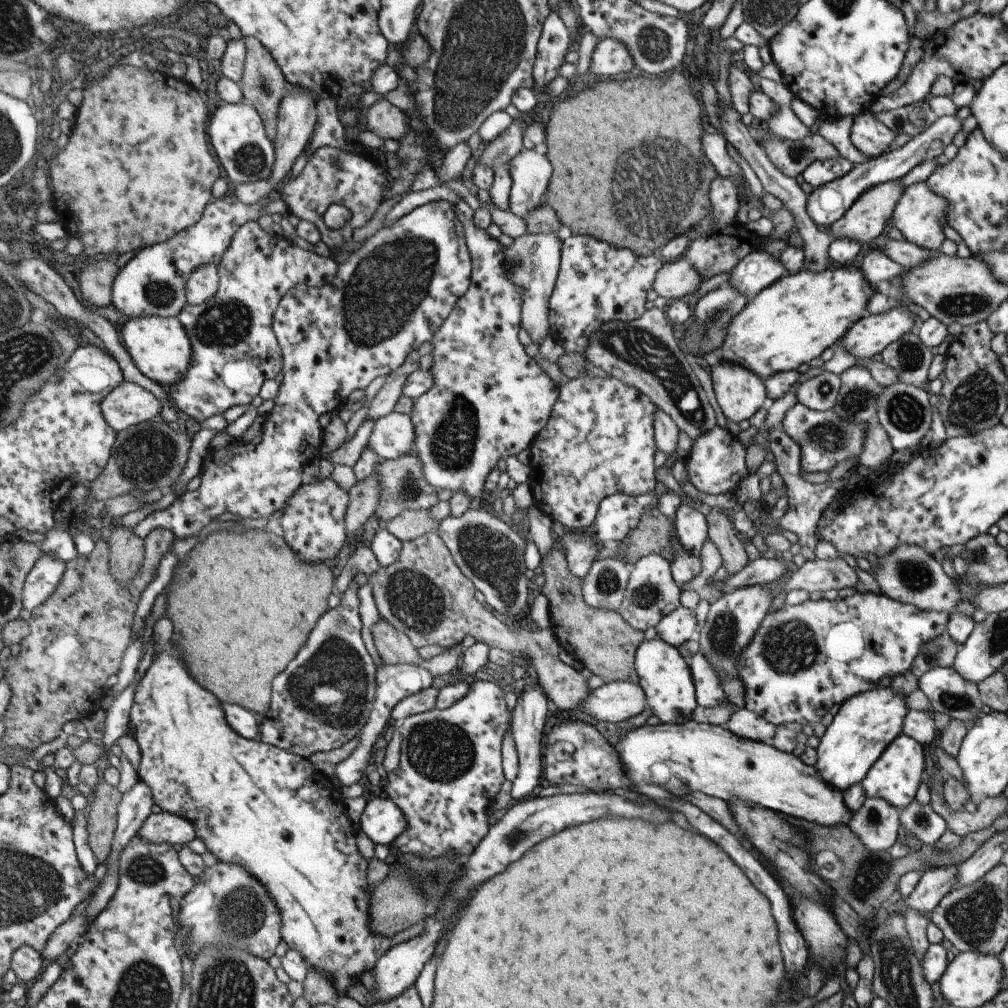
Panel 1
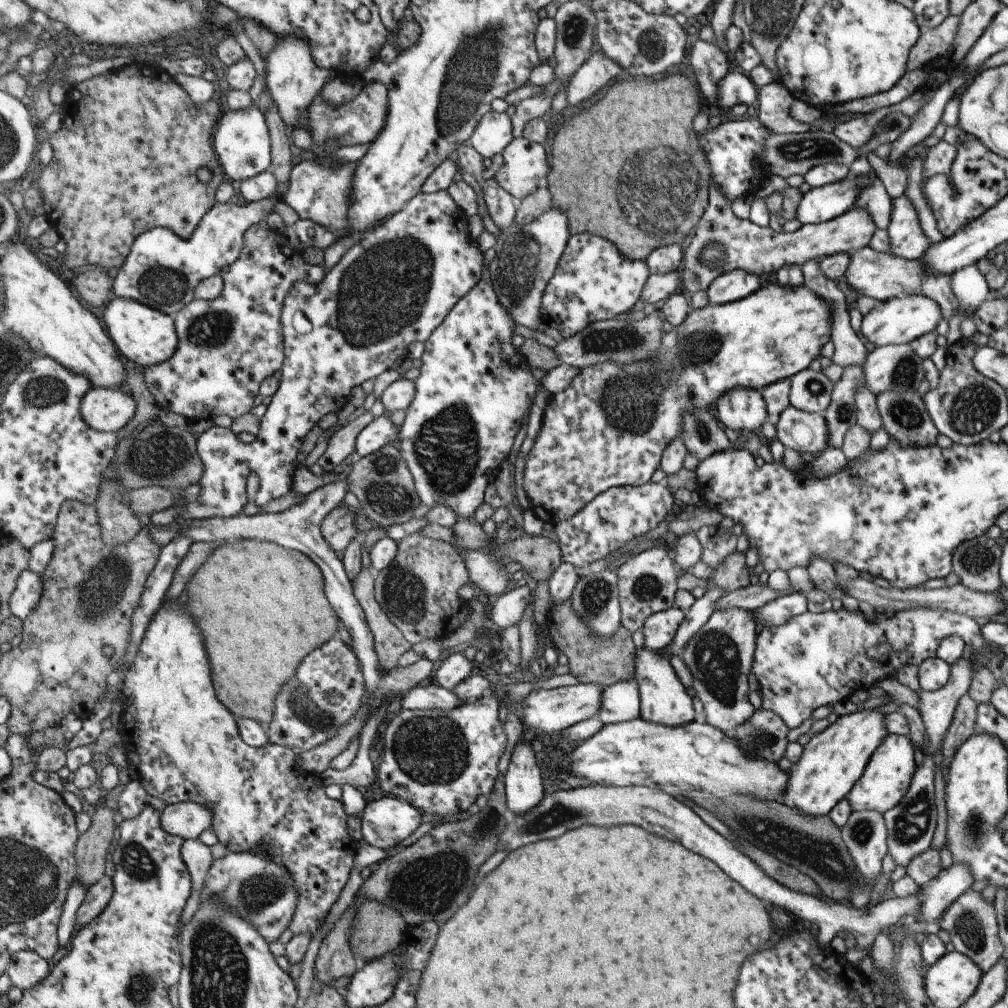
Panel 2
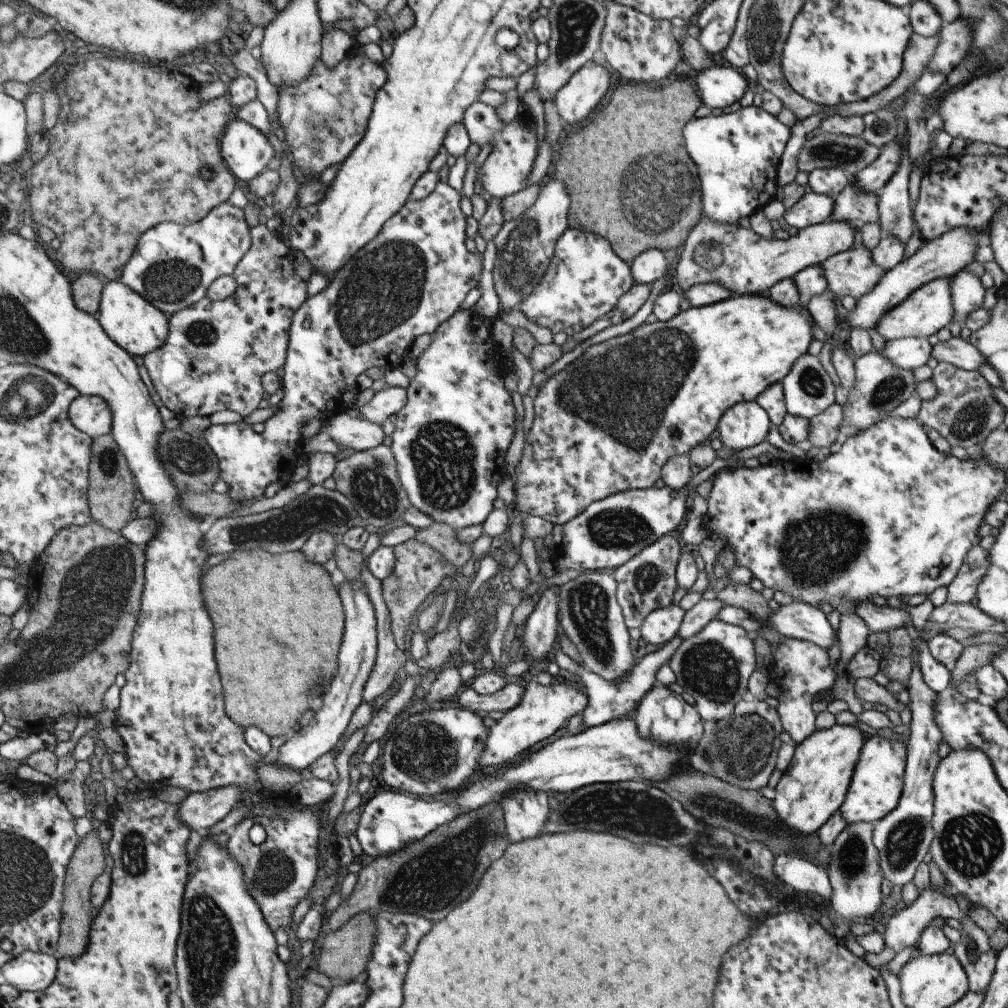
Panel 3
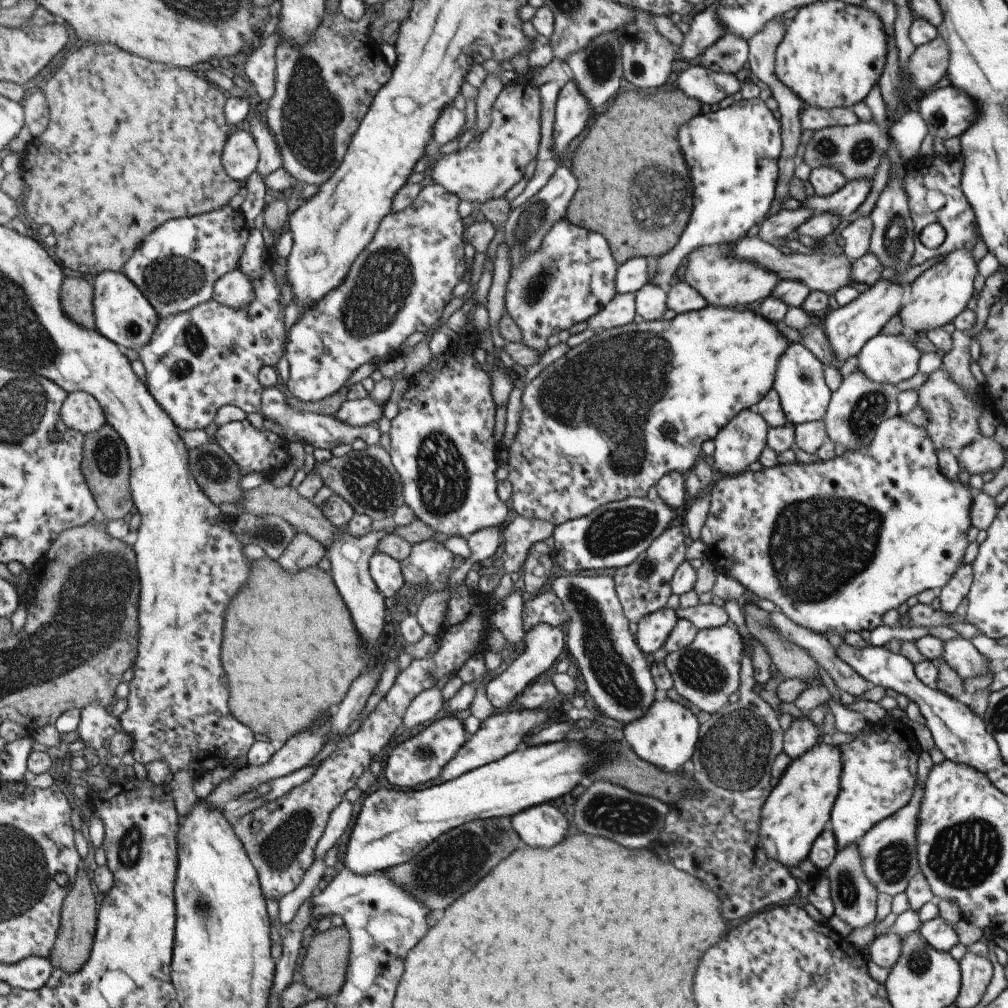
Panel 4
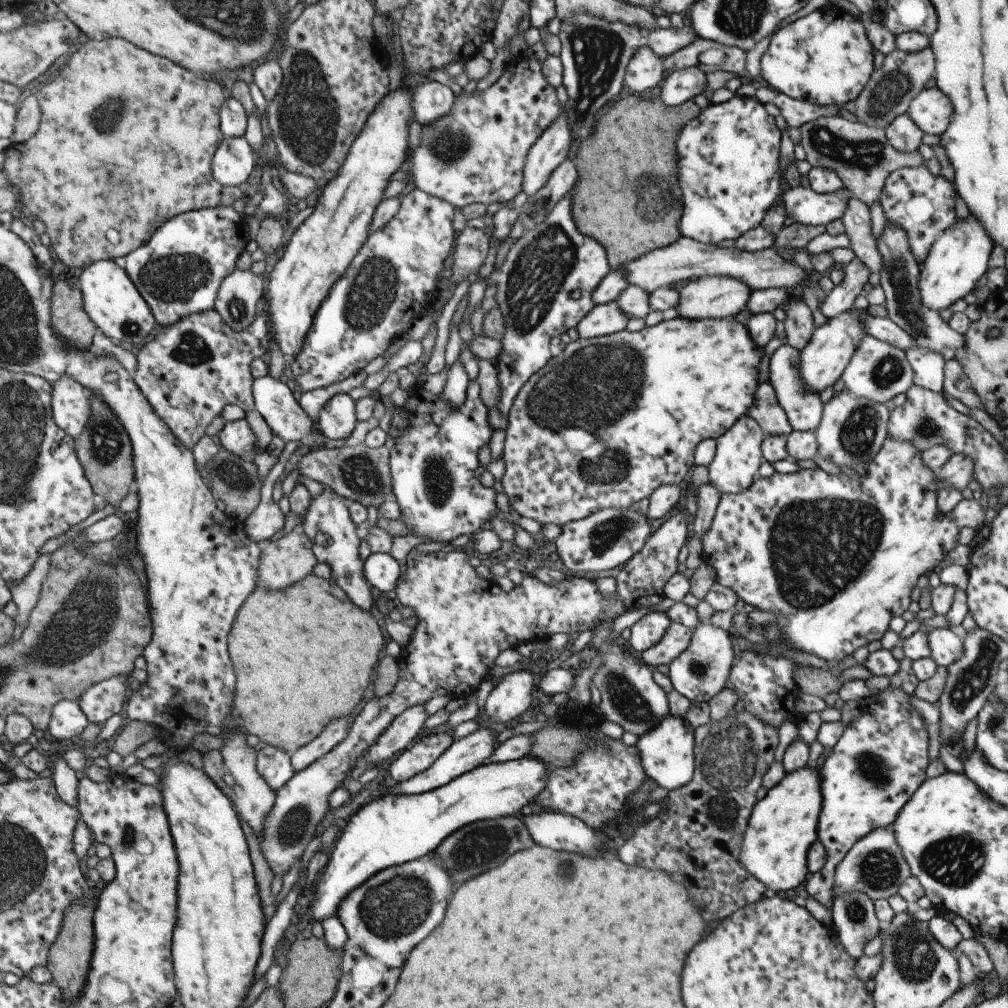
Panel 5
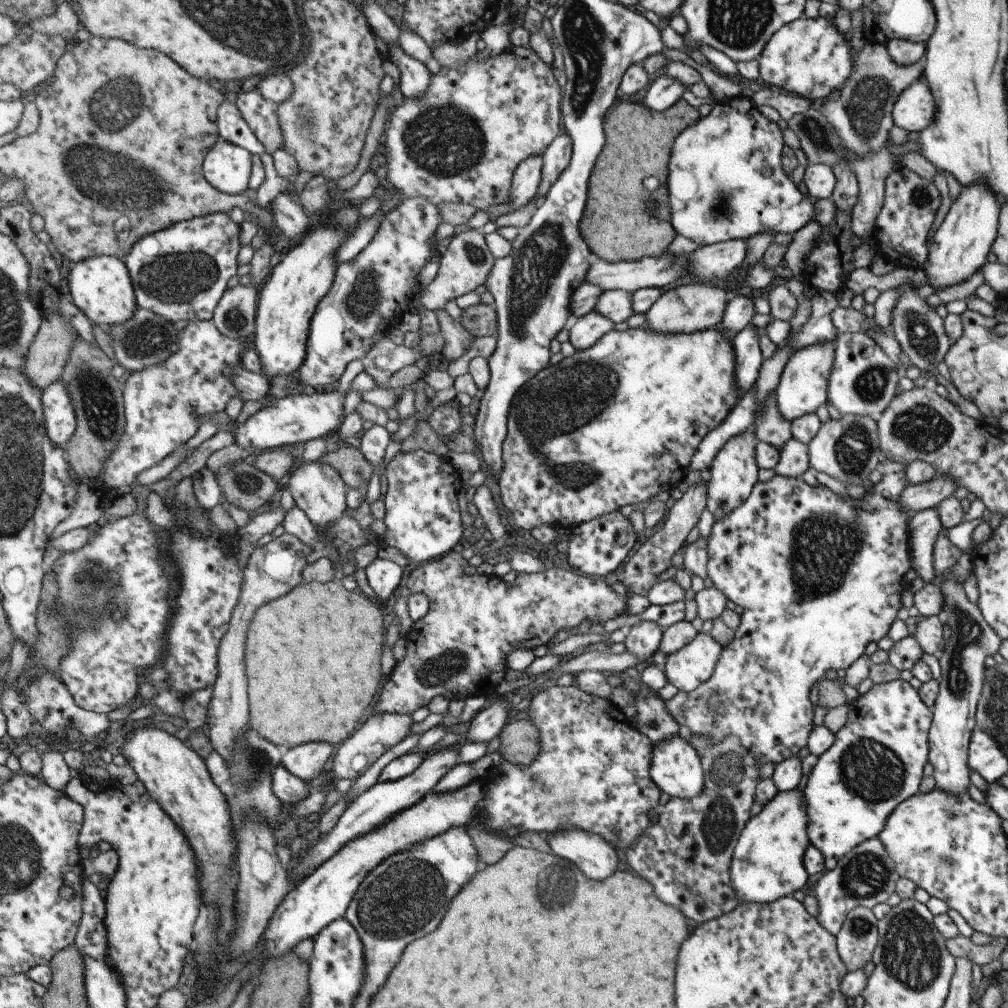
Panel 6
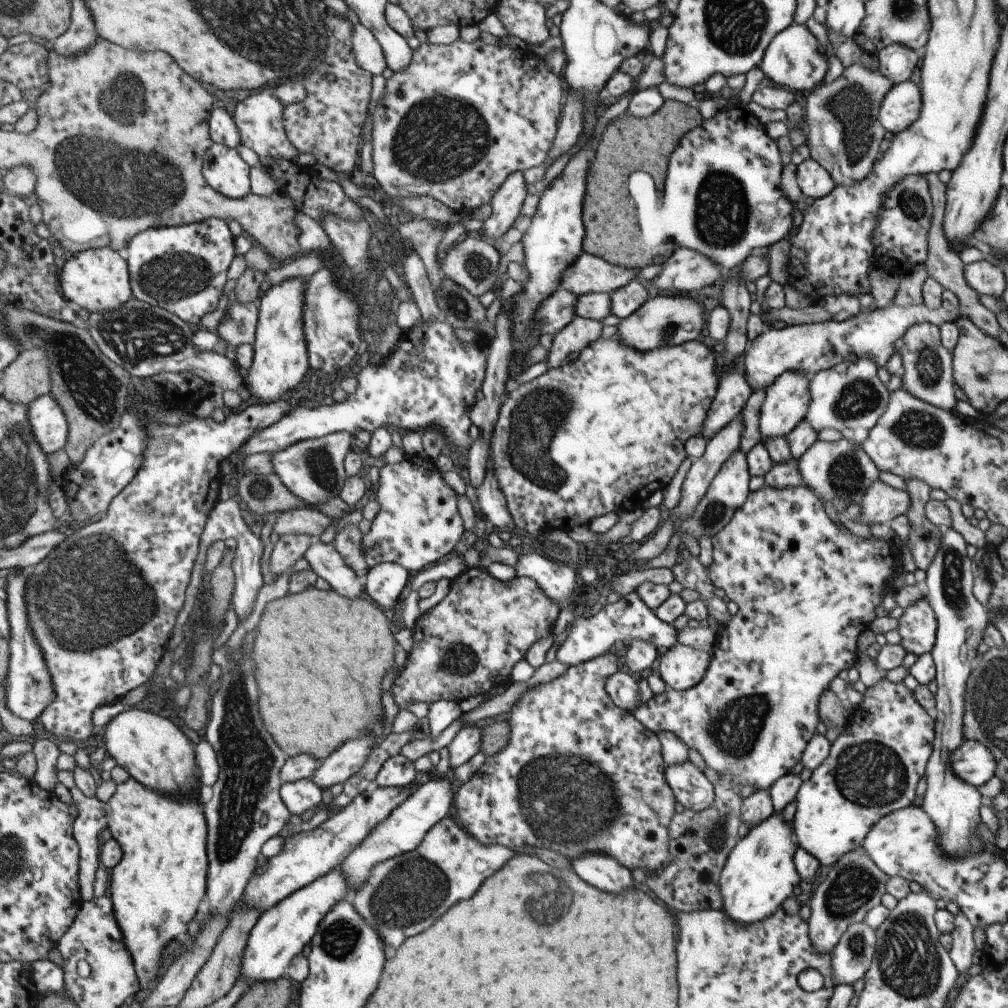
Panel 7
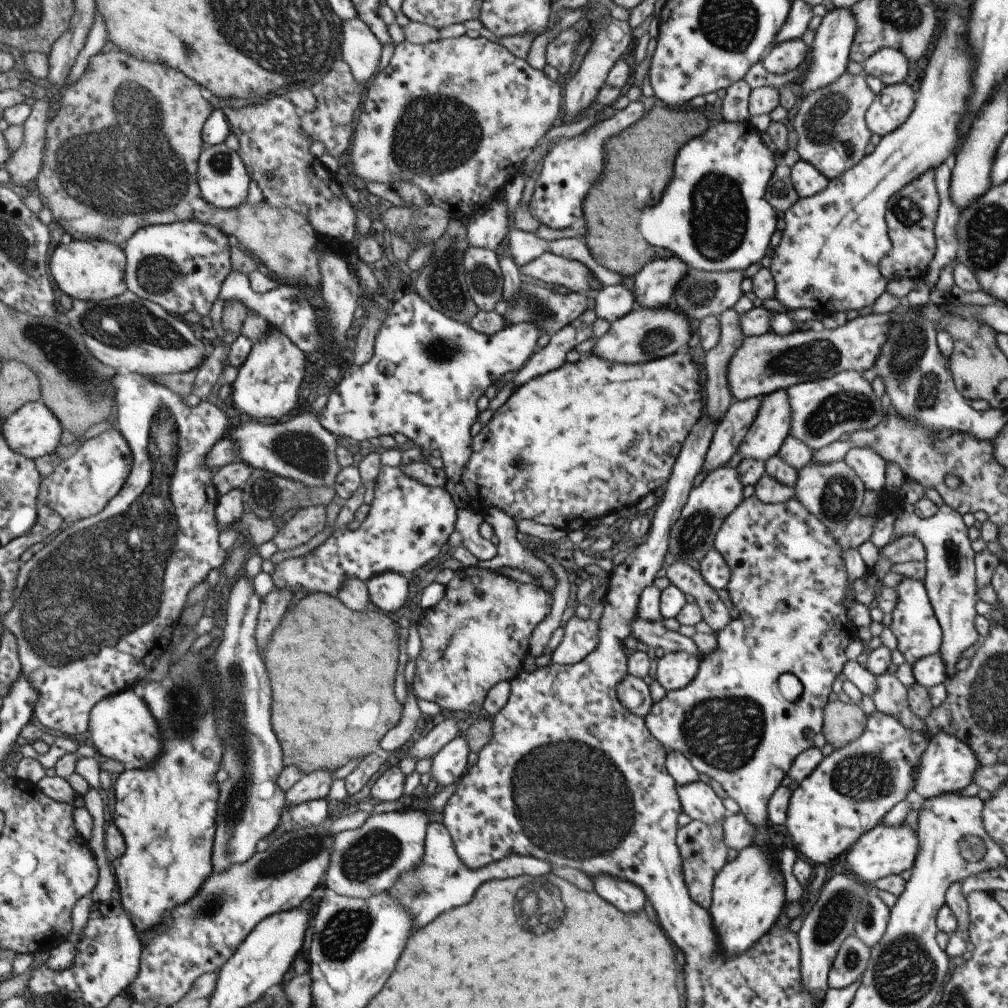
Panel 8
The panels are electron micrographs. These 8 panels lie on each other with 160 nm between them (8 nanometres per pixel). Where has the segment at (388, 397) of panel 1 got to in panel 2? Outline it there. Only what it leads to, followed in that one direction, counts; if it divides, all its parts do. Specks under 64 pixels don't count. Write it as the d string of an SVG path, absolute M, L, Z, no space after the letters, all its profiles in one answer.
M365 411L339 428L326 440L327 448L318 456L316 463L324 471L331 471L336 464L349 461L353 457L357 433L361 432L374 418L373 411Z

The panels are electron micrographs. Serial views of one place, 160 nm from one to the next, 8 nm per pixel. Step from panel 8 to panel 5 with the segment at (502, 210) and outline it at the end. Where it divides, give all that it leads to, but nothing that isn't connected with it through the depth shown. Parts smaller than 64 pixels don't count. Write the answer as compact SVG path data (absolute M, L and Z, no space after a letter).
M563 85L554 88L561 112L531 145L524 160L522 192L525 197L535 194L545 184L554 168L566 159L570 145L570 128L566 121L567 95Z

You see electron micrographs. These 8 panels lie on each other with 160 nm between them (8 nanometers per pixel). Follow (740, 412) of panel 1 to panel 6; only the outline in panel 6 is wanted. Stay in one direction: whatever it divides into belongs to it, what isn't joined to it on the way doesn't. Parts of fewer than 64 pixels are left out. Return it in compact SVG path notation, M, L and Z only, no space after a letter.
M753 428L745 429L727 439L710 464L706 466L707 508L714 520L725 516L732 508L738 507L749 496L750 490L757 482L758 466L754 453L756 442Z

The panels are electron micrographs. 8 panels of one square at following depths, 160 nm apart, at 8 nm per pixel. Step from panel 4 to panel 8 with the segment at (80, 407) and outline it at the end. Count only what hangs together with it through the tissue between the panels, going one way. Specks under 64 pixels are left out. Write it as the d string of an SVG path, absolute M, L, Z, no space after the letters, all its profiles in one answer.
M41 400L26 403L4 418L2 434L15 453L31 461L42 459L54 453L59 444L61 428L55 418Z

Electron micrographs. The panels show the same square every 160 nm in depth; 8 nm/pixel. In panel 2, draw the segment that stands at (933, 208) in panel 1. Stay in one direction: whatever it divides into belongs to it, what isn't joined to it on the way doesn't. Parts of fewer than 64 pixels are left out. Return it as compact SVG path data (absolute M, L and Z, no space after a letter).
M905 195L892 200L890 221L886 228L889 254L904 259L921 259L930 243L921 230L916 210Z

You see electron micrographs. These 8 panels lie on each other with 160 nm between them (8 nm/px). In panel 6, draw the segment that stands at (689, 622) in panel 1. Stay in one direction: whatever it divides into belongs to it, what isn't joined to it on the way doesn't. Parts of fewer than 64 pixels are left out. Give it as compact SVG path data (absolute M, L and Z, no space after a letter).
M641 621L626 630L623 646L642 662L649 660L658 648L662 628L654 622Z

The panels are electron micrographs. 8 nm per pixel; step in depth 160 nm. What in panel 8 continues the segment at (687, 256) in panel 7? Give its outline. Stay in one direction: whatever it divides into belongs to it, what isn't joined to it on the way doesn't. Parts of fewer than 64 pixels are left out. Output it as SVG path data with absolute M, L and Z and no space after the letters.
M675 256L667 260L653 260L644 265L629 281L635 306L649 310L670 307L675 286L683 278L687 268Z

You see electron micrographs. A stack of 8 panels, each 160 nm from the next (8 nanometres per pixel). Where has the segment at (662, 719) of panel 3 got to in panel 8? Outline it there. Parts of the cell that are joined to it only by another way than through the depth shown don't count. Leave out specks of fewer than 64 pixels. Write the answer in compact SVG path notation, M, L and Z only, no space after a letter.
M697 780L676 786L682 812L702 824L723 824L727 811L710 786Z

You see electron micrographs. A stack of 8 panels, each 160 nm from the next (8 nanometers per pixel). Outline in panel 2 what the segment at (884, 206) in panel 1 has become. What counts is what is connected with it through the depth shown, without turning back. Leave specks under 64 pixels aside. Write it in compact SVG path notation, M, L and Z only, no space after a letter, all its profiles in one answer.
M717 185L708 186L708 203L695 226L691 243L683 252L683 268L678 274L681 286L692 294L706 290L711 281L721 273L735 269L759 275L762 272L776 271L785 265L803 264L815 257L826 257L835 253L856 252L868 246L869 239L876 229L871 217L862 208L851 207L838 217L820 223L805 223L792 233L775 232L771 228L760 227L735 216L730 200Z

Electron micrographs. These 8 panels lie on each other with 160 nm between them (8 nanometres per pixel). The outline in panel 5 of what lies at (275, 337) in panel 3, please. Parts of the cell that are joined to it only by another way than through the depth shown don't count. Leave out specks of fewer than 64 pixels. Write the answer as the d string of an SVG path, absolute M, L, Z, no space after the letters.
M262 296L256 304L252 323L241 332L233 332L213 308L184 316L173 324L161 327L151 341L135 350L136 367L131 375L134 383L151 405L153 412L163 420L185 448L191 450L197 440L203 436L207 424L219 416L226 404L237 405L245 413L254 408L251 394L254 378L250 373L250 362L253 359L268 359L270 334L267 330L267 322L268 302Z

